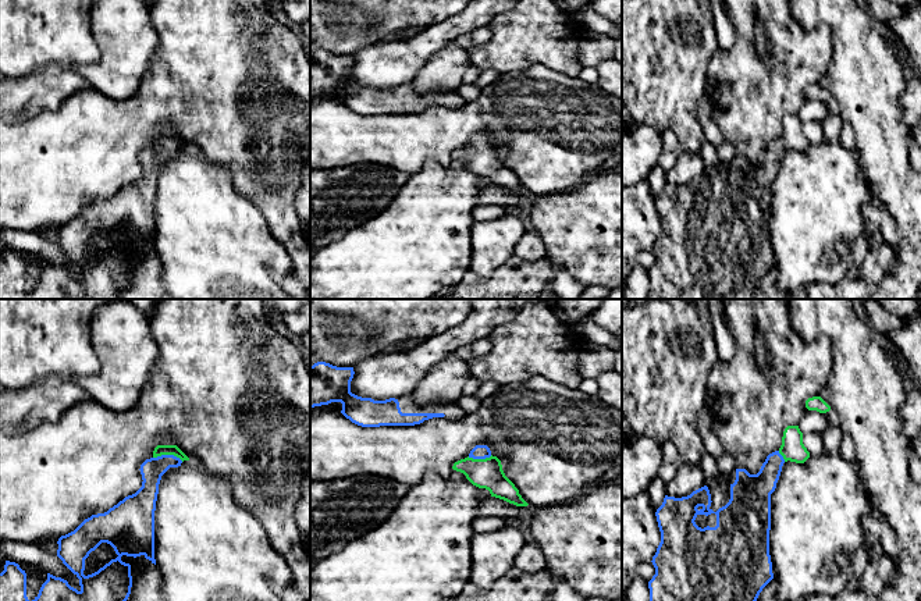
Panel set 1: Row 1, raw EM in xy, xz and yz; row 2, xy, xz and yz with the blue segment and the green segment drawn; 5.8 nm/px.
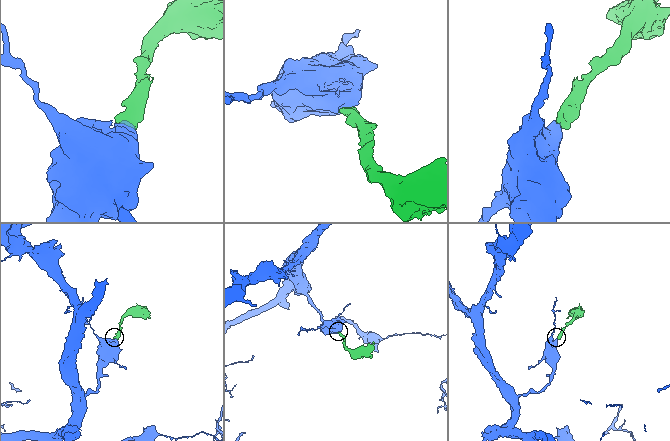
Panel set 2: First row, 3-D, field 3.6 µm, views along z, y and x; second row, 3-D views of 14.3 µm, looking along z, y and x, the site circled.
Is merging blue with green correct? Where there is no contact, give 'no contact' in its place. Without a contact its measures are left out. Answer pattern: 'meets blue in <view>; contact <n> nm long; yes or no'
meets blue in xy; contact 180 nm long; yes

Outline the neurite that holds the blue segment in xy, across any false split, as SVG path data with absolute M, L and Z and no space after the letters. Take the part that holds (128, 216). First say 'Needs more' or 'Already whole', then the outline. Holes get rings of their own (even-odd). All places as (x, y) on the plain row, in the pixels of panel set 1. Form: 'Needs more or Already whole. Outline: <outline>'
Needs more. Outline: M157 134L153 139L153 145L146 147L141 153L142 175L132 184L125 185L117 193L110 196L104 202L92 203L85 207L74 220L61 224L57 230L58 238L57 245L63 252L79 267L81 278L71 275L67 269L56 266L47 262L47 269L42 273L39 282L29 289L26 285L26 262L19 256L18 252L6 249L4 259L0 262L0 299L122 299L122 292L128 288L132 275L131 253L121 249L122 243L141 245L143 243L152 252L156 253L154 248L154 199L159 182L159 173L161 164L170 156L178 156L184 149L189 146L177 134ZM102 231L110 232L115 242L115 248L111 248L97 260L85 264L85 248L92 239L95 239Z

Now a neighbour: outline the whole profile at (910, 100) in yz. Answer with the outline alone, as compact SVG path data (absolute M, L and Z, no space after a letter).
M915 75L906 82L906 88L900 96L902 120L911 129L921 120L921 78Z

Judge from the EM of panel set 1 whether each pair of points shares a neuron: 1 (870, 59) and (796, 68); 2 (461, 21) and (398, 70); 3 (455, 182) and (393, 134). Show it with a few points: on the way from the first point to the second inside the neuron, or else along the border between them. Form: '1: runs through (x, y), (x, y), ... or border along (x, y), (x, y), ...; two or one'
1: border along (831, 32), (831, 60), (818, 84); two
2: runs through (445, 32), (413, 54); one
3: border along (452, 157), (447, 166), (427, 159), (411, 175); two

